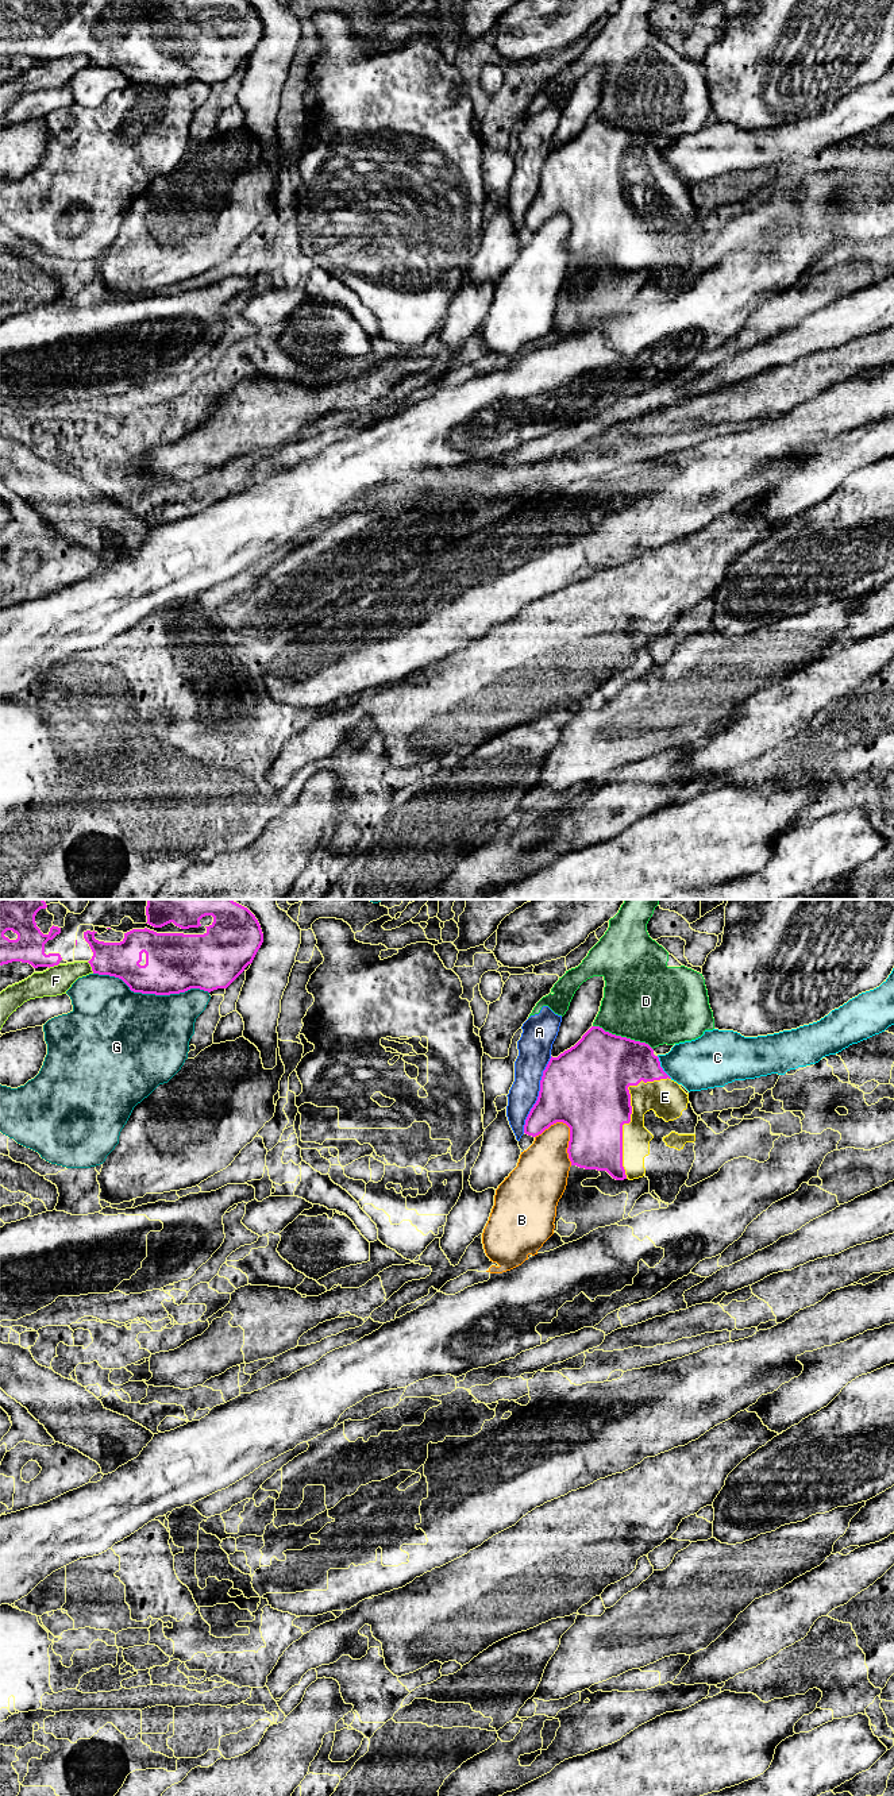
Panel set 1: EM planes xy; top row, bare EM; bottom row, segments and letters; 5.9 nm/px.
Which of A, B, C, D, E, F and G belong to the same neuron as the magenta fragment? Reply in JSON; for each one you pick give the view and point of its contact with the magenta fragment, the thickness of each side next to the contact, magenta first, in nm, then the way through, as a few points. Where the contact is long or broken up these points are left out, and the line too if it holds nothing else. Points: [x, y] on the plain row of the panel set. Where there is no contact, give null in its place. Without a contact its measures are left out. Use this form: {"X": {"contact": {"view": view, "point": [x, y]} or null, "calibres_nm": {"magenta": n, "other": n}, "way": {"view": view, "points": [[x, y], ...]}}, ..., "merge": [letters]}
{"E": {"contact": {"view": "xy", "point": [631, 205]}, "calibres_nm": {"magenta": 440, "other": 220}}, "merge": ["E"]}

